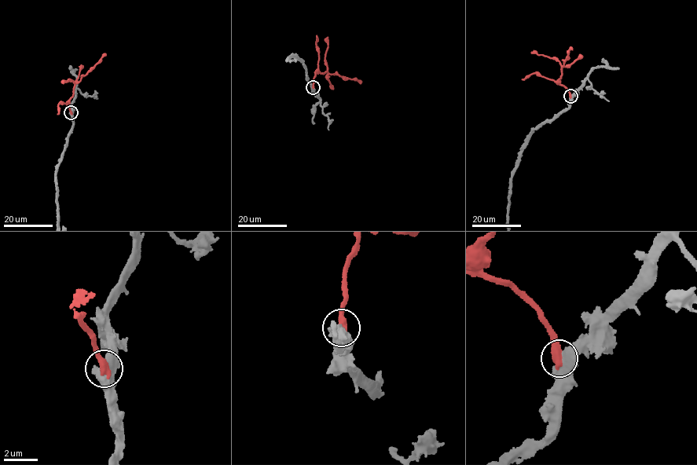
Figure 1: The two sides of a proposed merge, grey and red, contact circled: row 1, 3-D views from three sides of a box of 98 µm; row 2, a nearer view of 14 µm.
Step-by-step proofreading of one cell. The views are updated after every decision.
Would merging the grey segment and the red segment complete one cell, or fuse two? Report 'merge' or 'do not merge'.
do not merge

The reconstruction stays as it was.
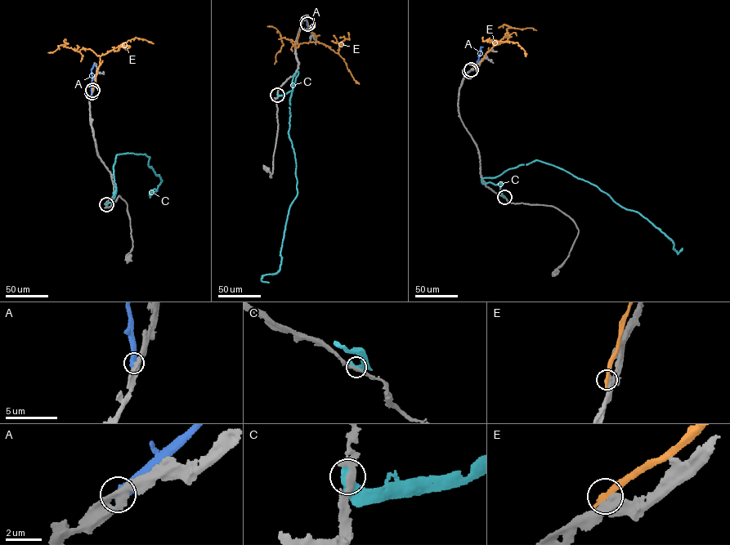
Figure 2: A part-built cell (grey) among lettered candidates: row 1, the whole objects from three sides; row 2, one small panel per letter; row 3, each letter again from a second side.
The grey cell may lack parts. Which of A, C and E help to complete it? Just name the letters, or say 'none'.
none

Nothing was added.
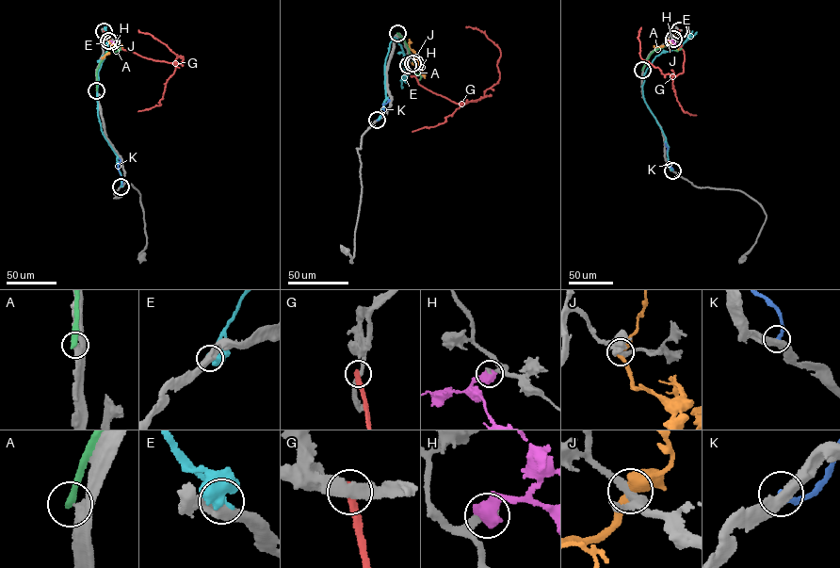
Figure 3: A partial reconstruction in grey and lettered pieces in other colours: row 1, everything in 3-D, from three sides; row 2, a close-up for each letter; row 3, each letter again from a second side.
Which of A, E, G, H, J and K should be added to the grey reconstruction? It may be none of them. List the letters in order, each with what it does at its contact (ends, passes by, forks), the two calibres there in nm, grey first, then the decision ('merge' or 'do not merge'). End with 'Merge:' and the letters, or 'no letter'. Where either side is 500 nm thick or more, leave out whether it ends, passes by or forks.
A: it ends there; 320 nm thick on the grey side, 360 nm on the other; do not merge
E: it ends there; 480 nm thick on the grey side, 280 nm on the other; do not merge
G: it ends there; 400 nm thick on the grey side, 360 nm on the other; do not merge
H: 320 nm thick on the grey side, 750 nm on the other; merge
J: 300 nm thick on the grey side, 500 nm on the other; do not merge
K: it ends there; 480 nm thick on the grey side, 200 nm on the other; do not merge
Merge: H

